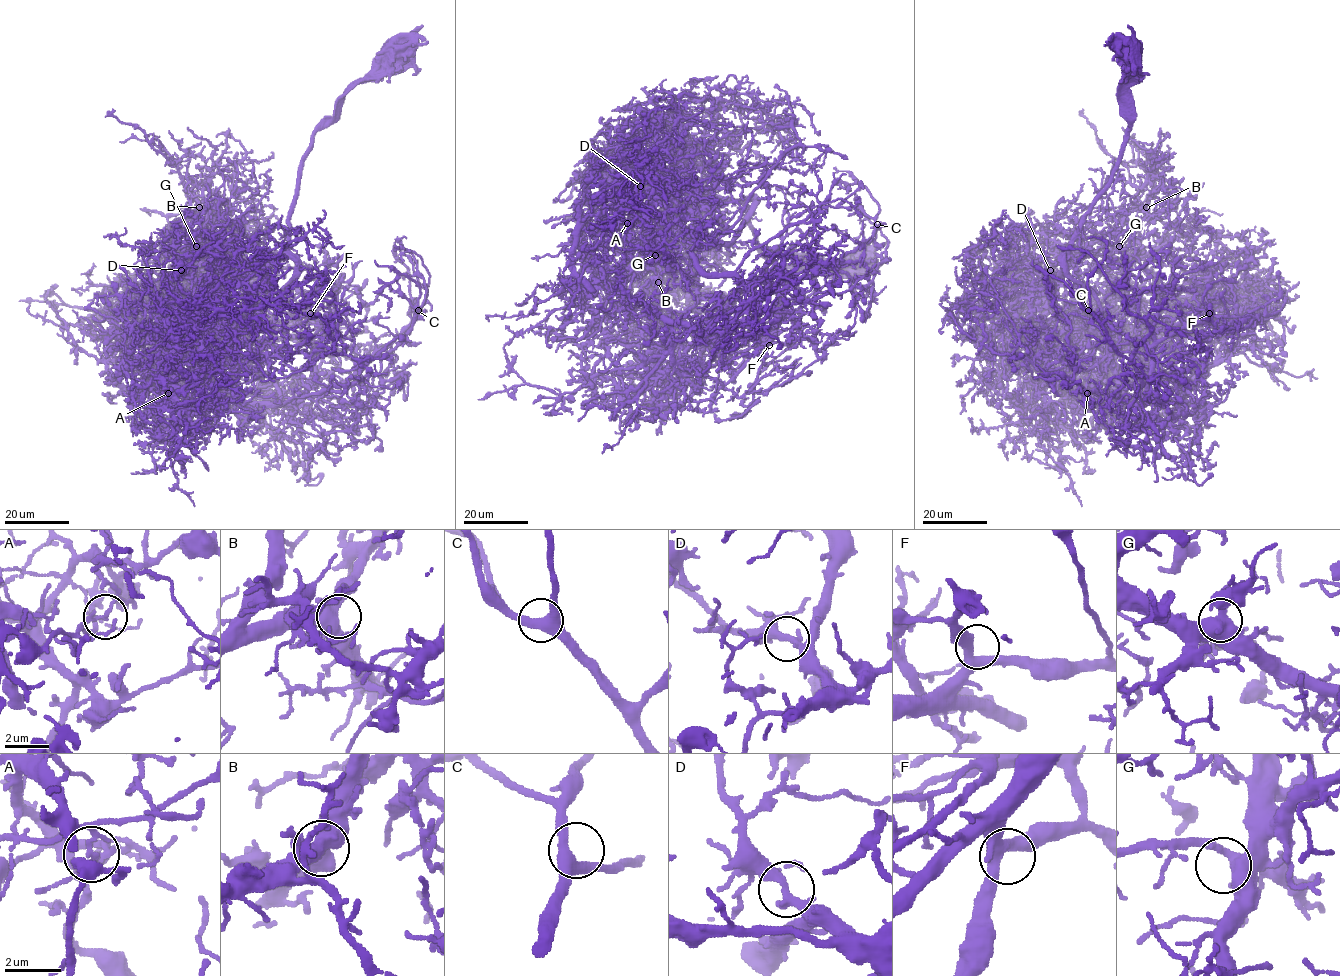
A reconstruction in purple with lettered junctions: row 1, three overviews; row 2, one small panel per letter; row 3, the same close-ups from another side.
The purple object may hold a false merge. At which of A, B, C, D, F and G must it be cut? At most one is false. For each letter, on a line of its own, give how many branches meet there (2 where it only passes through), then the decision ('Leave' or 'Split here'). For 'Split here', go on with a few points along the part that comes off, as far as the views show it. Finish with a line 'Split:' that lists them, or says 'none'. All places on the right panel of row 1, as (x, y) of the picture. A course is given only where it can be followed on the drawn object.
A: Branches: 3. Split here. Course of the part to remove: (1087, 393), (1077, 369), (1138, 379), (1150, 354), (1147, 323), (1183, 304), (1181, 297), (1205, 298)
B: Branches: 3. Leave
C: Branches: 3. Leave
D: Branches: 3. Leave
F: Branches: 3. Leave
G: Branches: 3. Leave
Split: A

